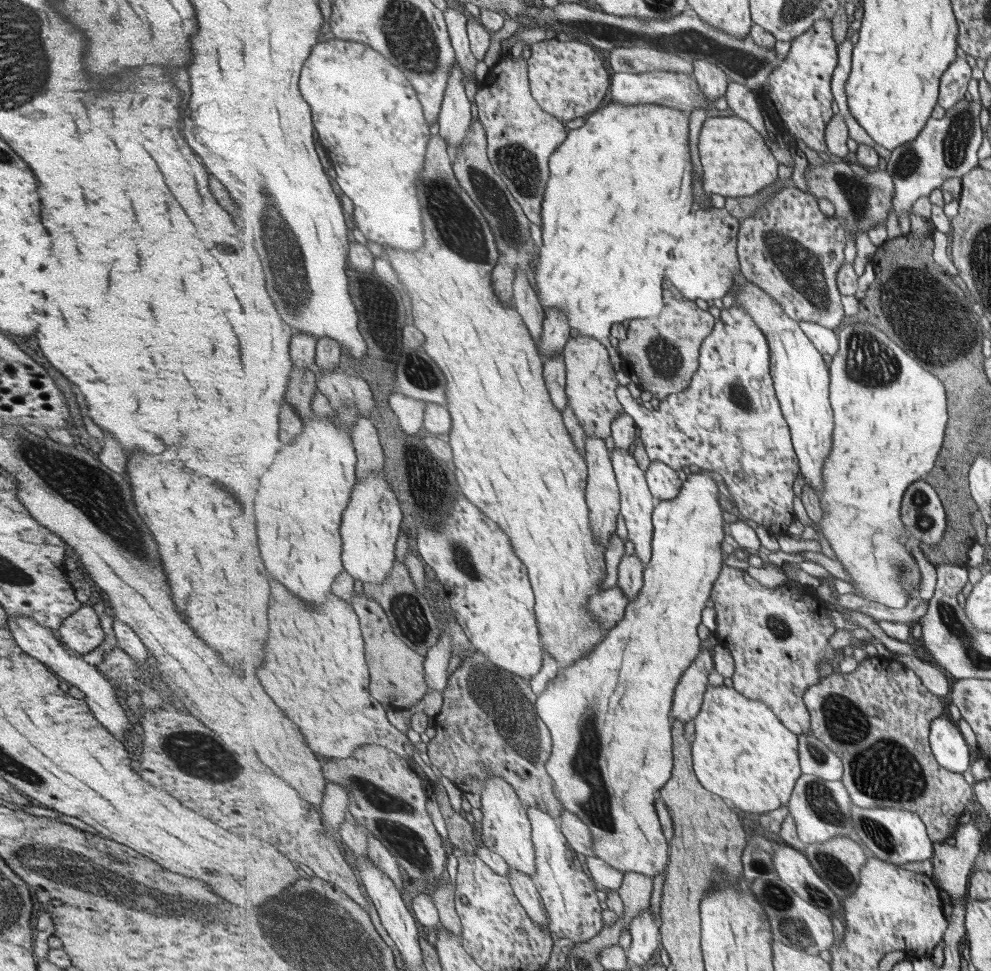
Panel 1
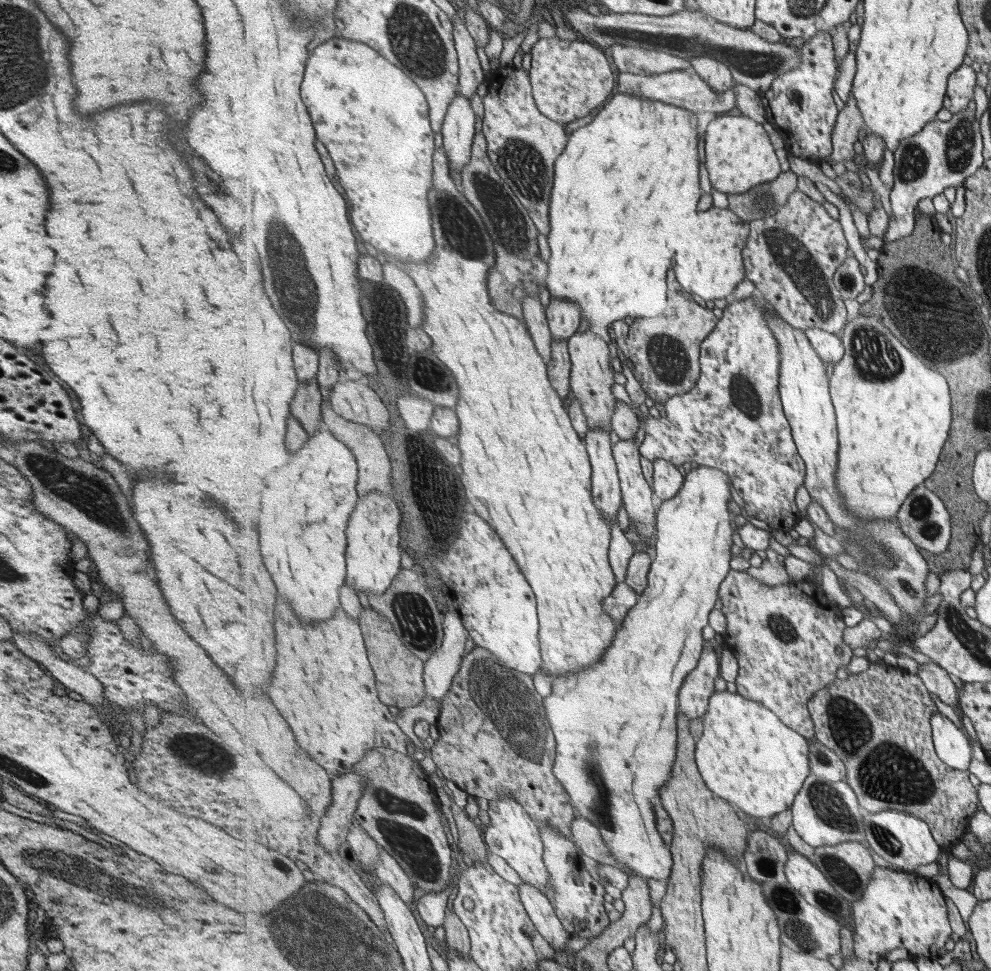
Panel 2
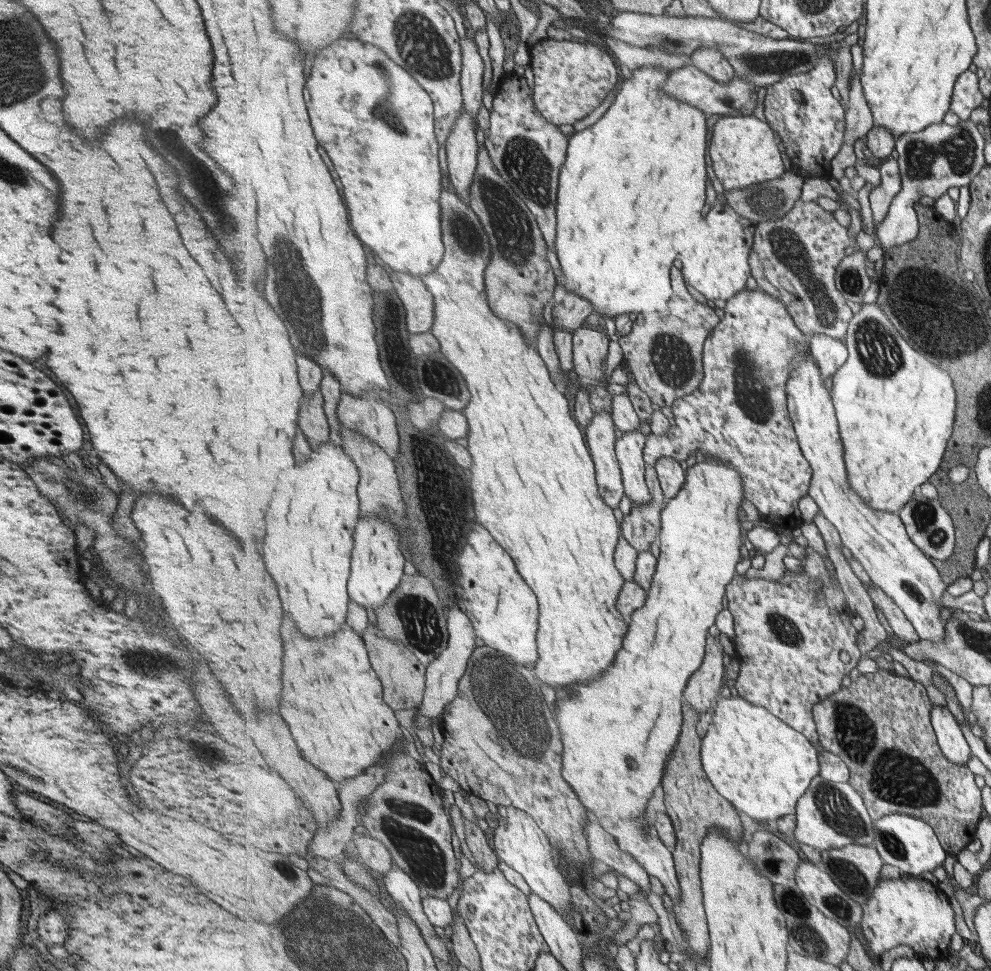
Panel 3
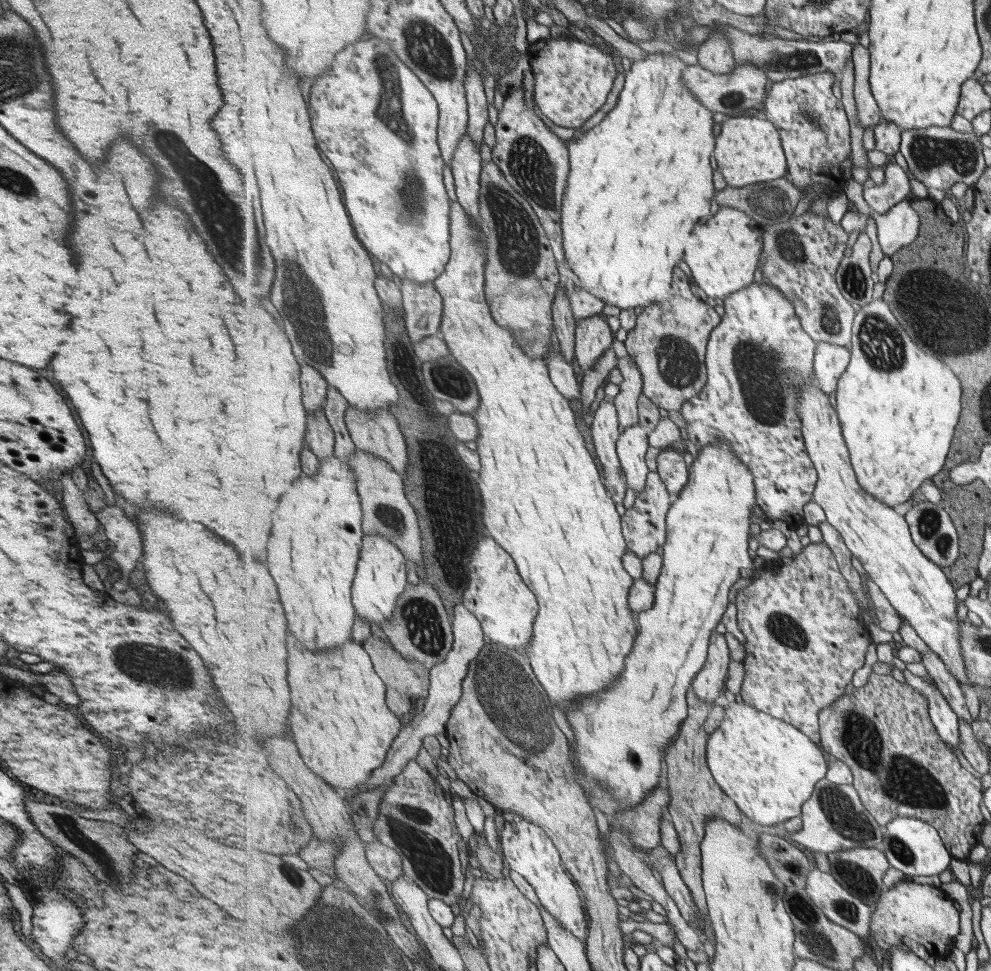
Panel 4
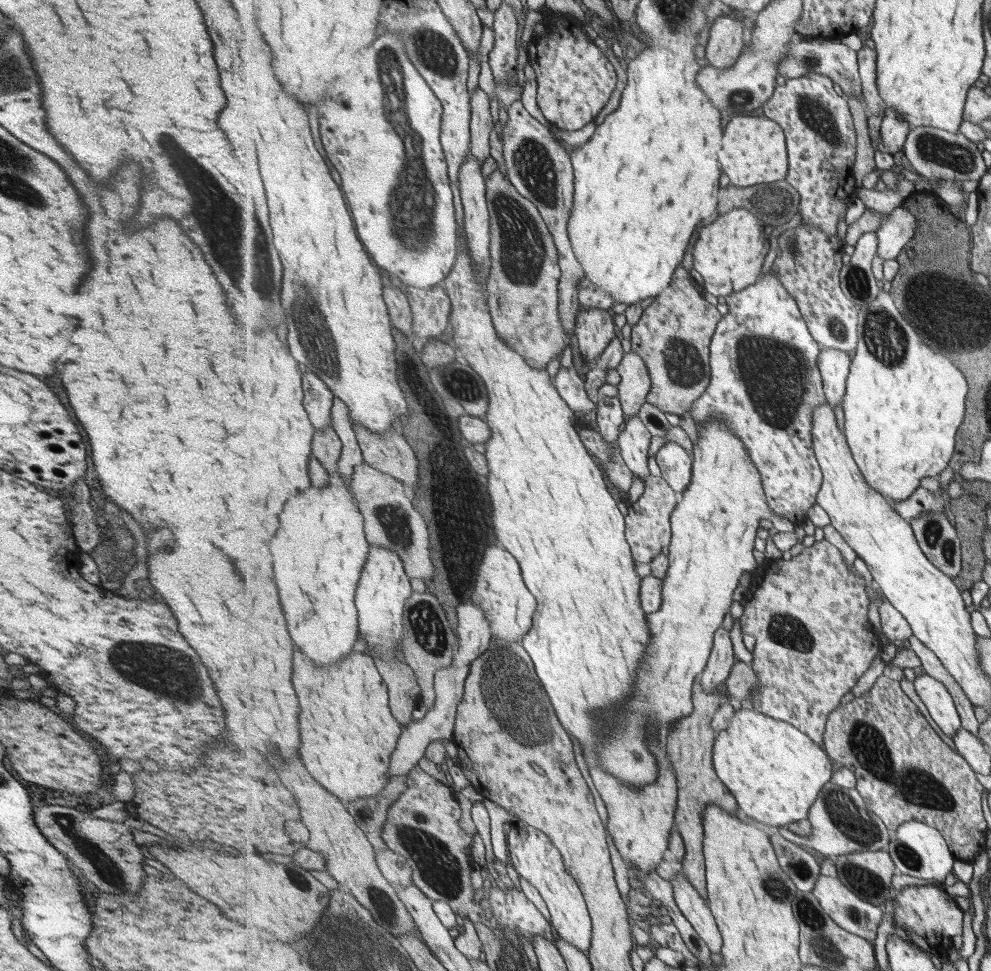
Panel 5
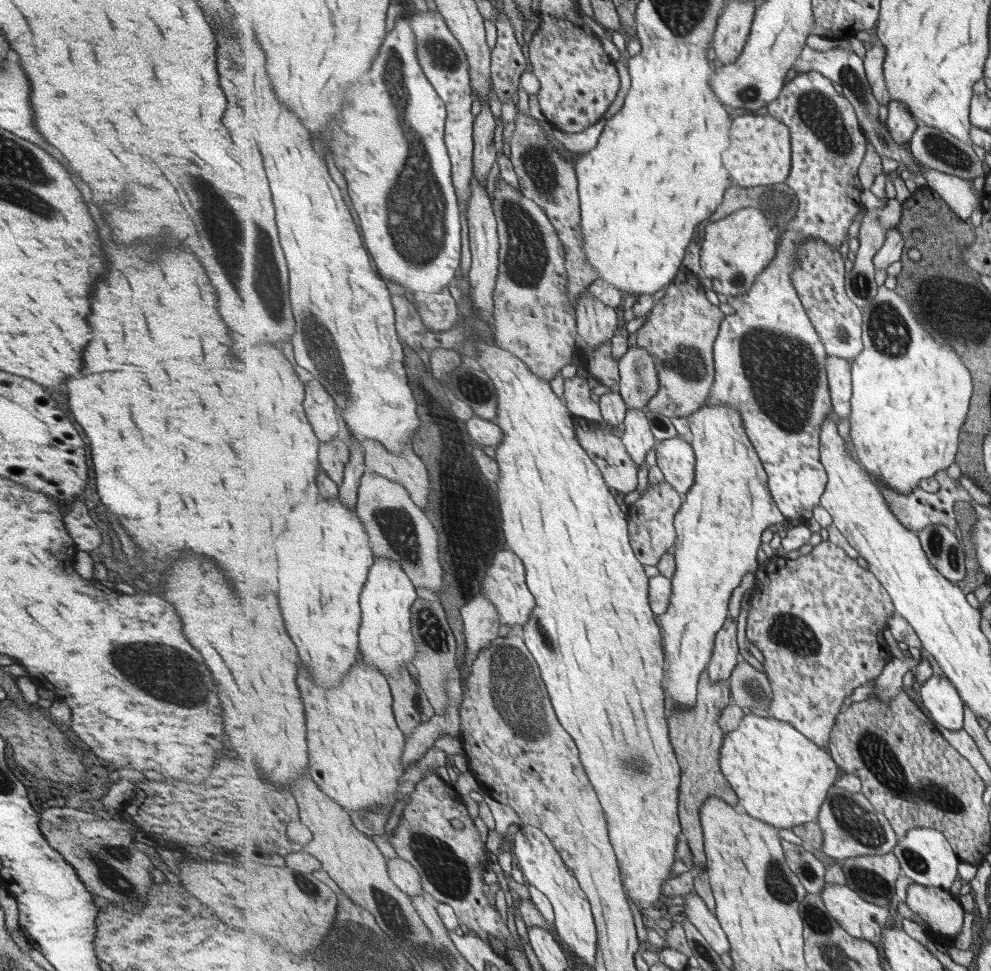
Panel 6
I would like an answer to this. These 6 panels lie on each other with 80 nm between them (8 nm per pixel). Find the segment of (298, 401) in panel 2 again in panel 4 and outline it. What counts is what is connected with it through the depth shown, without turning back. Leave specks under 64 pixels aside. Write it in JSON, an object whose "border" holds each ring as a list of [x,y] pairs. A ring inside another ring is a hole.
{"border":[[[322,410],[308,412],[306,444],[321,459],[334,456],[335,432]]]}

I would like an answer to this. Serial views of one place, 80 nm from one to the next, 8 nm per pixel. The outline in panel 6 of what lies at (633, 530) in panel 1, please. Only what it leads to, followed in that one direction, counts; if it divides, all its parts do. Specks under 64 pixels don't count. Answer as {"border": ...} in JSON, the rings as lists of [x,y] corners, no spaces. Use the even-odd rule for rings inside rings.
{"border":[[[646,408],[628,409],[621,440],[625,443],[629,454],[638,467],[641,466],[645,462],[647,454],[657,445],[651,430],[650,419],[647,418]]]}

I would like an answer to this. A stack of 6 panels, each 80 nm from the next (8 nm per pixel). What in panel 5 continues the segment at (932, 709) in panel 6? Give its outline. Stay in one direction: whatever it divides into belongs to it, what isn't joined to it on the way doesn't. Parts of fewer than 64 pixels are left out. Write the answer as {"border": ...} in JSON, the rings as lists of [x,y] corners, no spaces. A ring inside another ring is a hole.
{"border":[[[927,673],[925,676],[919,675],[915,688],[923,698],[930,717],[943,734],[953,738],[962,727],[962,720],[951,691],[940,680],[927,676]]]}

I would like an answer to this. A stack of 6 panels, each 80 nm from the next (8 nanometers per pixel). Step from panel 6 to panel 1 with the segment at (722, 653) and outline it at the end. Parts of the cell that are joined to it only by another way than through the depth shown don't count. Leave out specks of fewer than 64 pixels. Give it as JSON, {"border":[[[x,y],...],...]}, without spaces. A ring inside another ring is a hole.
{"border":[[[706,646],[679,681],[672,708],[673,719],[687,722],[698,718],[702,712],[704,696],[710,688],[709,674],[713,670],[715,670],[713,652],[711,647]]]}

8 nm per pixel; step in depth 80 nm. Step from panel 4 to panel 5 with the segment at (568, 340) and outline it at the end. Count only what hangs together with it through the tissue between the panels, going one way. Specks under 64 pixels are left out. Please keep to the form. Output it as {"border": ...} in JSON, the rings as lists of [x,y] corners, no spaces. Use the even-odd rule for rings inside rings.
{"border":[[[521,100],[513,102],[508,109],[508,121],[505,128],[502,129],[503,142],[503,164],[507,170],[507,178],[516,186],[516,189],[525,198],[531,199],[531,202],[538,206],[543,218],[546,220],[551,234],[554,236],[554,241],[559,249],[560,262],[562,267],[562,280],[560,283],[560,311],[562,312],[562,322],[566,331],[575,334],[576,318],[580,313],[580,298],[579,291],[582,280],[586,278],[586,268],[575,254],[574,246],[570,239],[570,232],[568,224],[570,224],[572,210],[574,210],[575,202],[575,173],[574,165],[572,163],[571,152],[560,140],[558,140],[551,129],[544,126],[533,118]]]}

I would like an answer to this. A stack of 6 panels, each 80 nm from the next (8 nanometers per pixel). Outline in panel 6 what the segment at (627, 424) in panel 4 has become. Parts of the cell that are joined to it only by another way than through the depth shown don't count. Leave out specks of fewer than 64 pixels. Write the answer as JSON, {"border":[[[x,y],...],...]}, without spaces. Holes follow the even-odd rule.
{"border":[[[631,345],[620,358],[620,382],[616,389],[623,396],[628,409],[647,408],[659,393],[659,370],[650,350]]]}

